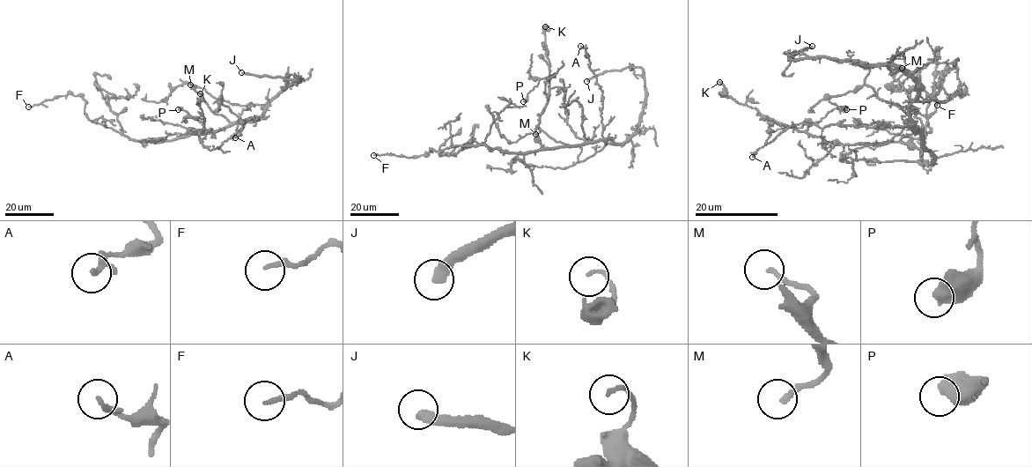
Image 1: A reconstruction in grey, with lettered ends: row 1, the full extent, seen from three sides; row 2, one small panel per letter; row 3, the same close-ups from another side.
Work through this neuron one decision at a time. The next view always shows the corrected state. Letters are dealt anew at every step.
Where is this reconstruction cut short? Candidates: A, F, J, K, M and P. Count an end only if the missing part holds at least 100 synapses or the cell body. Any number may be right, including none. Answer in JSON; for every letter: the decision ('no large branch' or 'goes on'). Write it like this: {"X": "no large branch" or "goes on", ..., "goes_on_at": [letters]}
{"A": "no large branch", "F": "no large branch", "J": "goes on", "K": "no large branch", "M": "no large branch", "P": "no large branch", "goes_on_at": ["J"]}

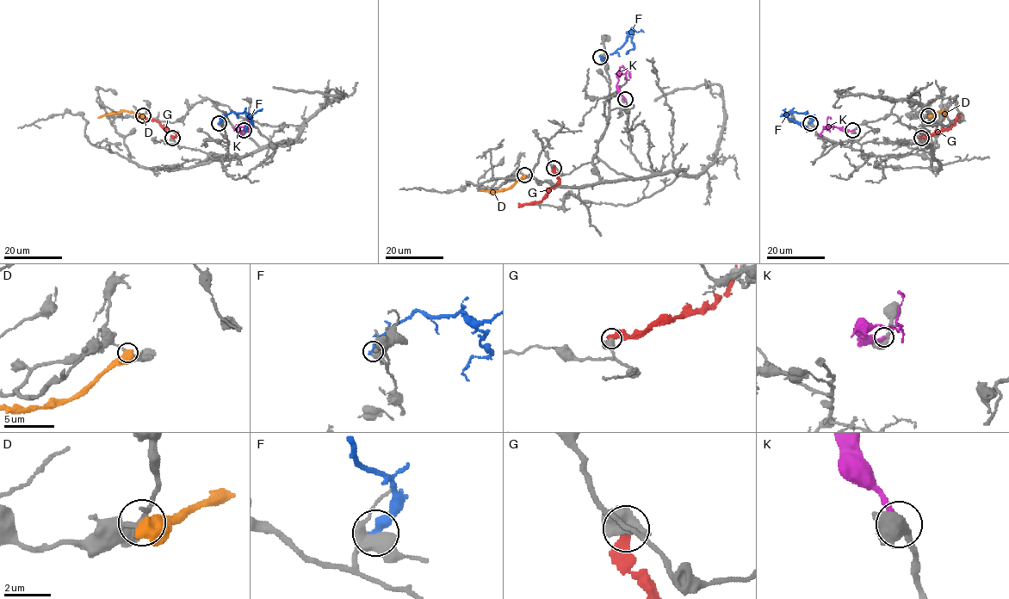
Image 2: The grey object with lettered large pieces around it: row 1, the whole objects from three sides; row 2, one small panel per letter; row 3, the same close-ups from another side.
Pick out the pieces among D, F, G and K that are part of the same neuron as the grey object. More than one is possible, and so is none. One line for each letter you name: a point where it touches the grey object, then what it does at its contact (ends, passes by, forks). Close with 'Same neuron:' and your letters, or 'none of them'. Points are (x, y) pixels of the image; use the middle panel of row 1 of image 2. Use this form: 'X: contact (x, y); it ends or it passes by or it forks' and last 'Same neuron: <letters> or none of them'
K: contact (625, 99); it ends
Same neuron: K

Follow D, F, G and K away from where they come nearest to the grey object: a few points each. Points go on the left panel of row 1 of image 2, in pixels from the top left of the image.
D: (143, 114), (120, 111), (98, 118)
F: (219, 123), (232, 111), (244, 112), (252, 124), (246, 126), (247, 132)
G: (172, 138), (176, 133), (165, 129), (157, 122), (143, 120), (137, 114)
K: (243, 130), (236, 127), (247, 127), (249, 119)

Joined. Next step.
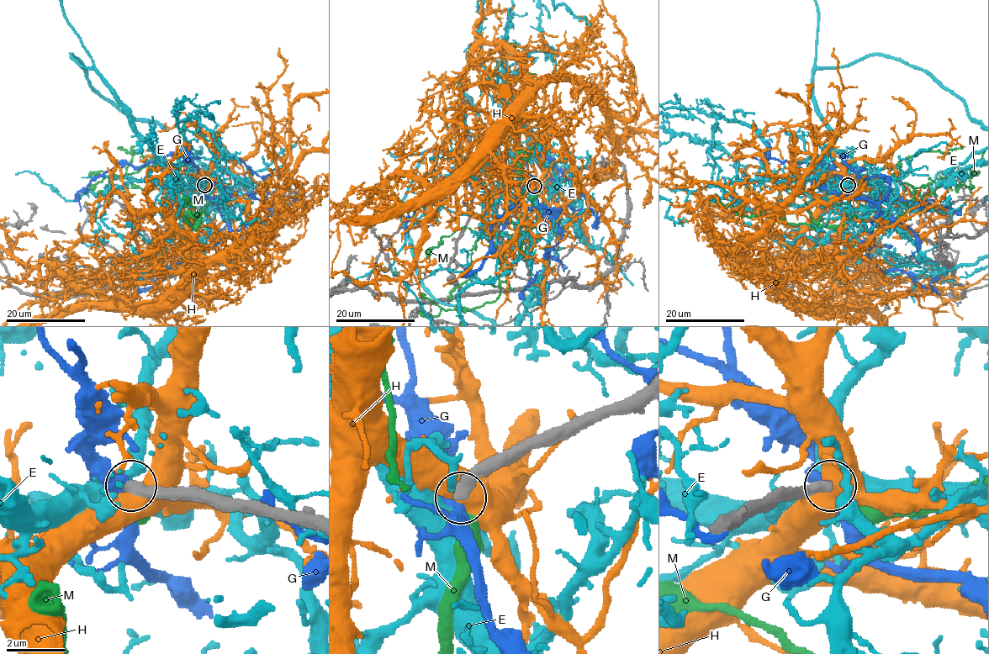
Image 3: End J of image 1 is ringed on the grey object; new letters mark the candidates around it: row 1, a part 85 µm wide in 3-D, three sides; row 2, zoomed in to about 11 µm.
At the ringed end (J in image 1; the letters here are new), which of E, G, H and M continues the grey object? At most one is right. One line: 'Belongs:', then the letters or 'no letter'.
Belongs: M

